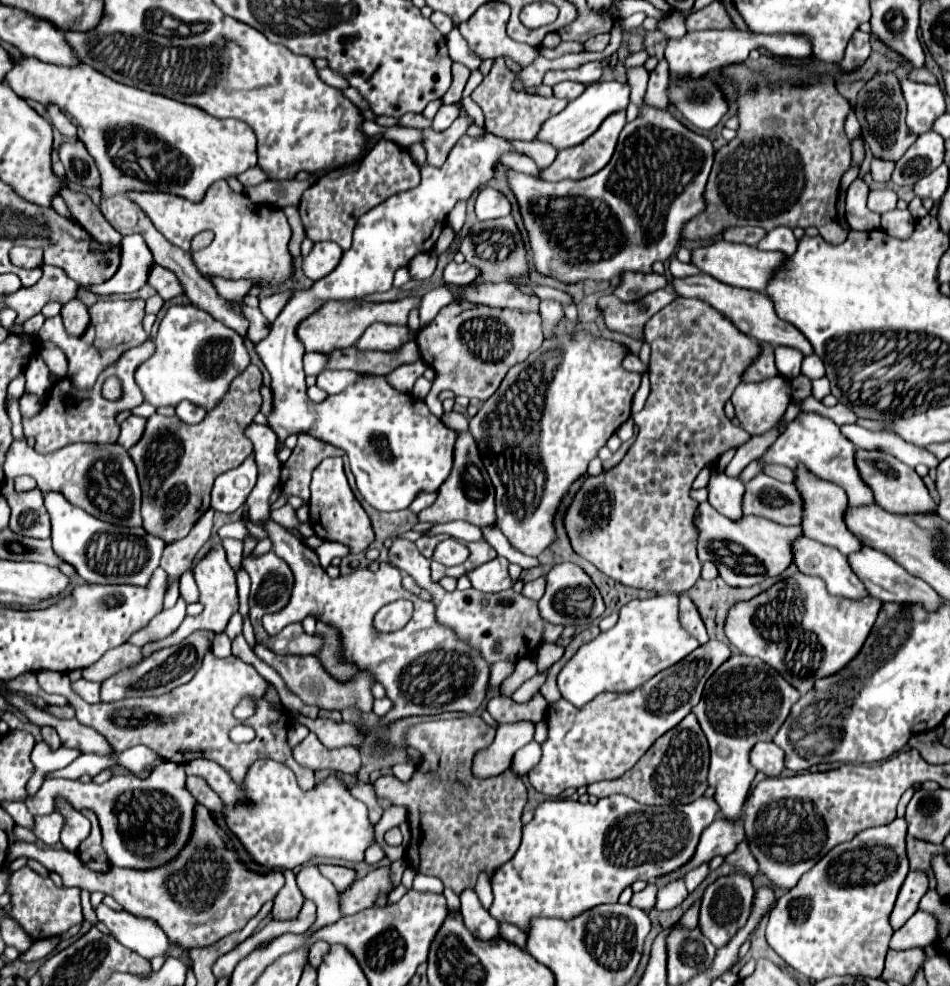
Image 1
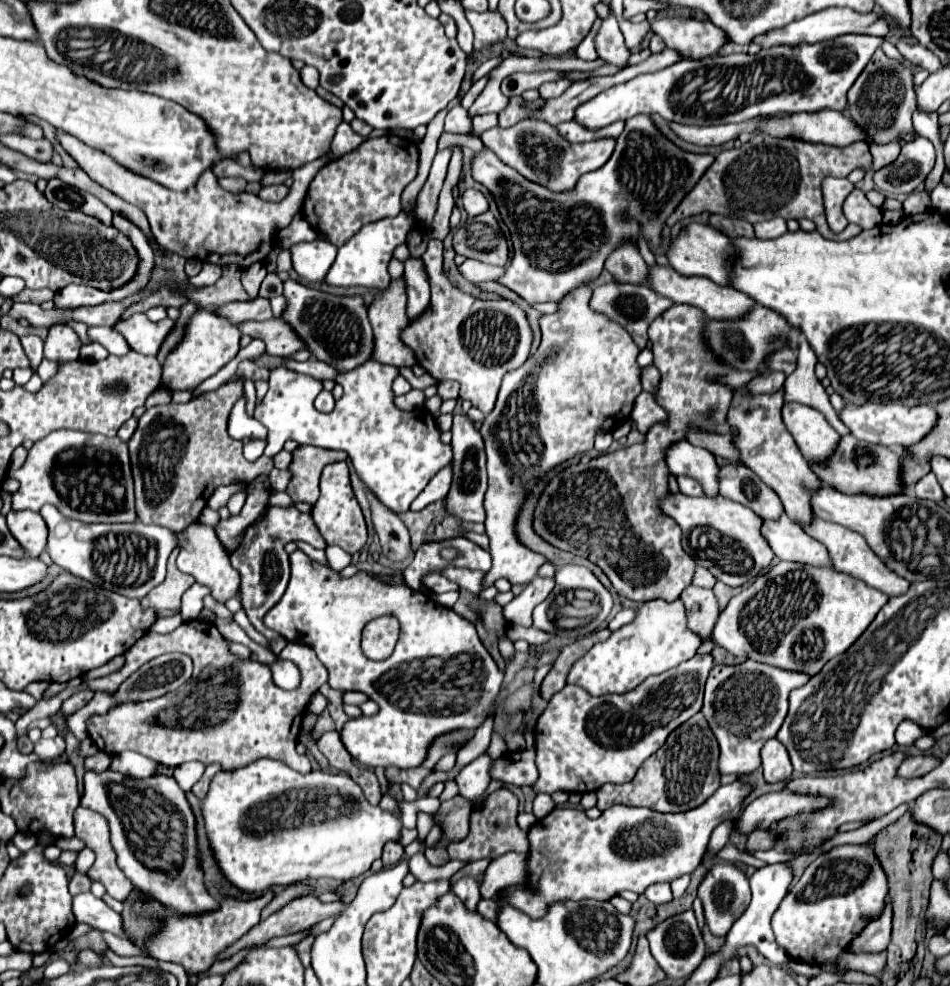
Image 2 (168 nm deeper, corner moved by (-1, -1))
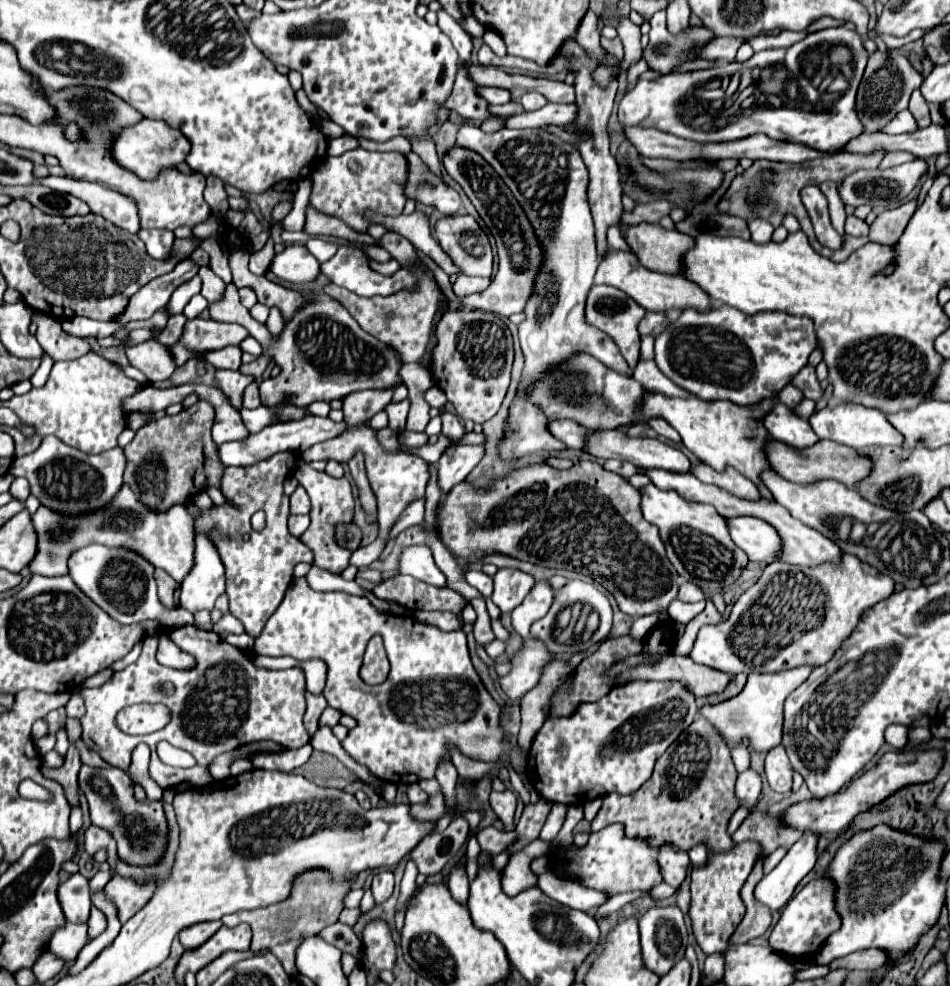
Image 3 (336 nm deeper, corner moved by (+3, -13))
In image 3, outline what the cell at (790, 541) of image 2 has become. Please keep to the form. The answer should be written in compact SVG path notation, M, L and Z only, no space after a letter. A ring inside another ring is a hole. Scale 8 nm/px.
M755 516L725 518L725 522L729 536L749 556L749 560L759 564L773 562L773 554L779 550L779 538L773 526Z

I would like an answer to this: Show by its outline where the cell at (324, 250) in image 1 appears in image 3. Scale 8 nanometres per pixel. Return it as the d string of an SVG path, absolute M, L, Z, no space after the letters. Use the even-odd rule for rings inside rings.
M287 244L273 256L269 270L287 282L311 282L319 274L319 262L305 244Z

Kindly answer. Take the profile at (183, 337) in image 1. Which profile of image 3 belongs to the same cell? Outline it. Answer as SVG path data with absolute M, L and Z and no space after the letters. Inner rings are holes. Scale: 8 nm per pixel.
M225 346L221 350L213 350L205 354L205 360L215 368L229 368L237 370L241 366L241 348L239 346Z

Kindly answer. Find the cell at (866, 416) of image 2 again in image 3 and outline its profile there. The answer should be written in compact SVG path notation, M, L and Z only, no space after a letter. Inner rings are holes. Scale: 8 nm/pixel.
M843 402L843 404L827 406L823 410L815 410L807 420L819 438L829 438L855 450L865 446L889 446L889 444L899 446L901 444L901 434L893 426L889 426L889 422L885 422L885 414L877 408L867 408L863 404Z

